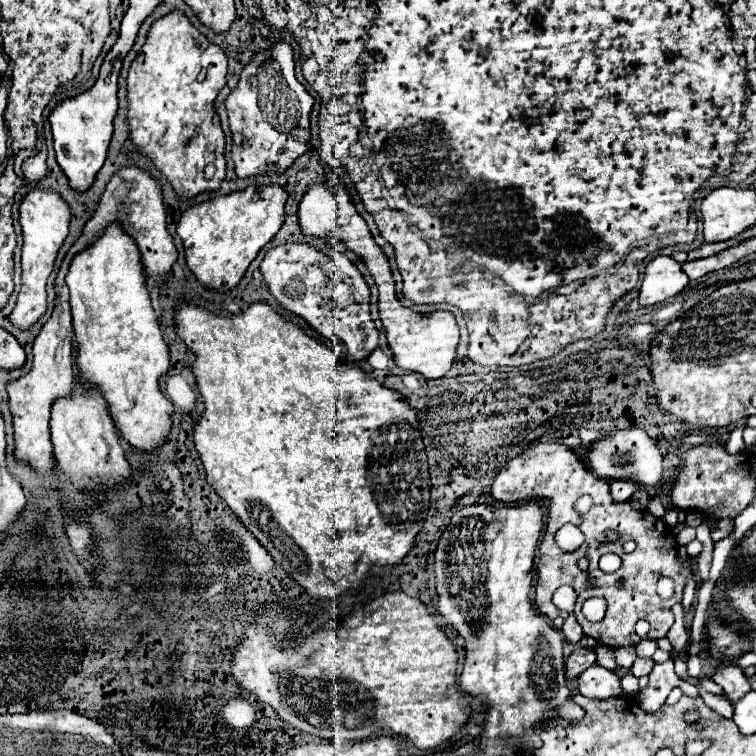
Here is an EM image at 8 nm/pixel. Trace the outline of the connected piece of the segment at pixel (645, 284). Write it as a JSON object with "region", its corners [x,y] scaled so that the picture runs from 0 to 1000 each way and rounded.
{"region":[[[870,337],[854,351],[844,398],[847,403],[868,403],[897,390],[907,377],[910,364],[902,358],[902,351],[889,340]]]}

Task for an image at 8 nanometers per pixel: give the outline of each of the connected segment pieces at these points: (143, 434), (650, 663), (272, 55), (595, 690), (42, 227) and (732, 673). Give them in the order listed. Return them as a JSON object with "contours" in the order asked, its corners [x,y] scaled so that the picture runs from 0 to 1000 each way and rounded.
{"contours":[[[[146,295],[122,324],[101,335],[87,364],[87,377],[93,380],[108,504],[138,520],[151,562],[172,589],[188,597],[206,594],[220,583],[228,560],[225,546],[230,536],[209,512],[209,499],[225,485],[225,467],[198,401],[180,319],[159,295]]],[[[844,869],[841,874],[839,874],[839,880],[836,880],[836,890],[841,893],[841,896],[849,896],[849,893],[857,893],[860,888],[862,888],[862,882],[865,882],[866,876],[862,870],[847,870]]],[[[376,52],[360,57],[352,67],[341,67],[333,73],[331,83],[320,91],[312,118],[299,128],[296,134],[302,157],[304,157],[304,173],[307,173],[307,210],[312,218],[315,234],[331,234],[341,231],[357,224],[365,224],[365,229],[373,229],[392,208],[397,208],[407,197],[410,187],[410,147],[415,139],[413,126],[405,120],[405,115],[392,104],[389,97],[389,70],[386,60]]],[[[783,880],[765,896],[765,914],[772,922],[783,925],[804,925],[820,919],[820,896],[812,888],[804,888],[799,882]]],[[[45,250],[40,253],[26,271],[26,298],[32,311],[32,327],[29,327],[29,382],[21,398],[19,411],[13,414],[13,425],[24,435],[42,433],[63,409],[61,403],[61,369],[69,361],[71,343],[77,337],[77,329],[82,327],[85,316],[90,313],[90,298],[93,298],[93,274],[82,263],[77,253],[69,250]]],[[[947,882],[942,888],[942,898],[958,911],[958,917],[966,919],[966,927],[976,927],[995,911],[987,893],[976,882]]]]}

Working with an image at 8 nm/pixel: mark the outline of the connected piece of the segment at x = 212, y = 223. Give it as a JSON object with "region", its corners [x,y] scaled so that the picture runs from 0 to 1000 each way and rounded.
{"region":[[[331,245],[320,253],[291,258],[241,279],[233,306],[241,313],[246,348],[259,369],[286,385],[304,385],[312,380],[341,332],[373,300],[378,263],[381,255],[368,245]]]}

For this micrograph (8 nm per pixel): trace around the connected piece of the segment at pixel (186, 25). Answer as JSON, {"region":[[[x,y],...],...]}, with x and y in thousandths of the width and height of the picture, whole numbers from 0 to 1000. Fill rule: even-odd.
{"region":[[[228,12],[222,20],[201,30],[188,70],[180,73],[169,94],[172,184],[190,205],[196,205],[204,213],[204,218],[228,242],[230,253],[241,261],[257,261],[267,253],[288,250],[291,239],[299,231],[296,176],[291,168],[291,155],[283,147],[283,131],[288,120],[299,112],[299,94],[302,94],[299,70],[288,60],[283,60],[275,49],[270,49],[238,12]],[[275,216],[286,221],[286,229],[278,237],[272,237],[270,231],[270,221]]]}

